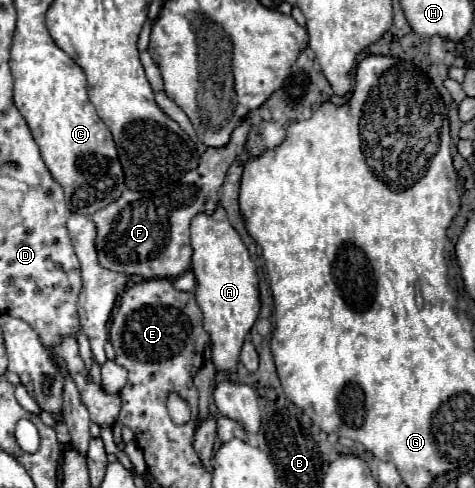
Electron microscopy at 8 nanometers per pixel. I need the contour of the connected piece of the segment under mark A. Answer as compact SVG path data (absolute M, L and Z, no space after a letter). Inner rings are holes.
M220 203L216 205L214 213L198 213L190 223L190 233L196 301L204 313L204 329L210 333L212 361L216 369L236 371L244 337L260 313L256 267L242 237L232 227L226 209Z

